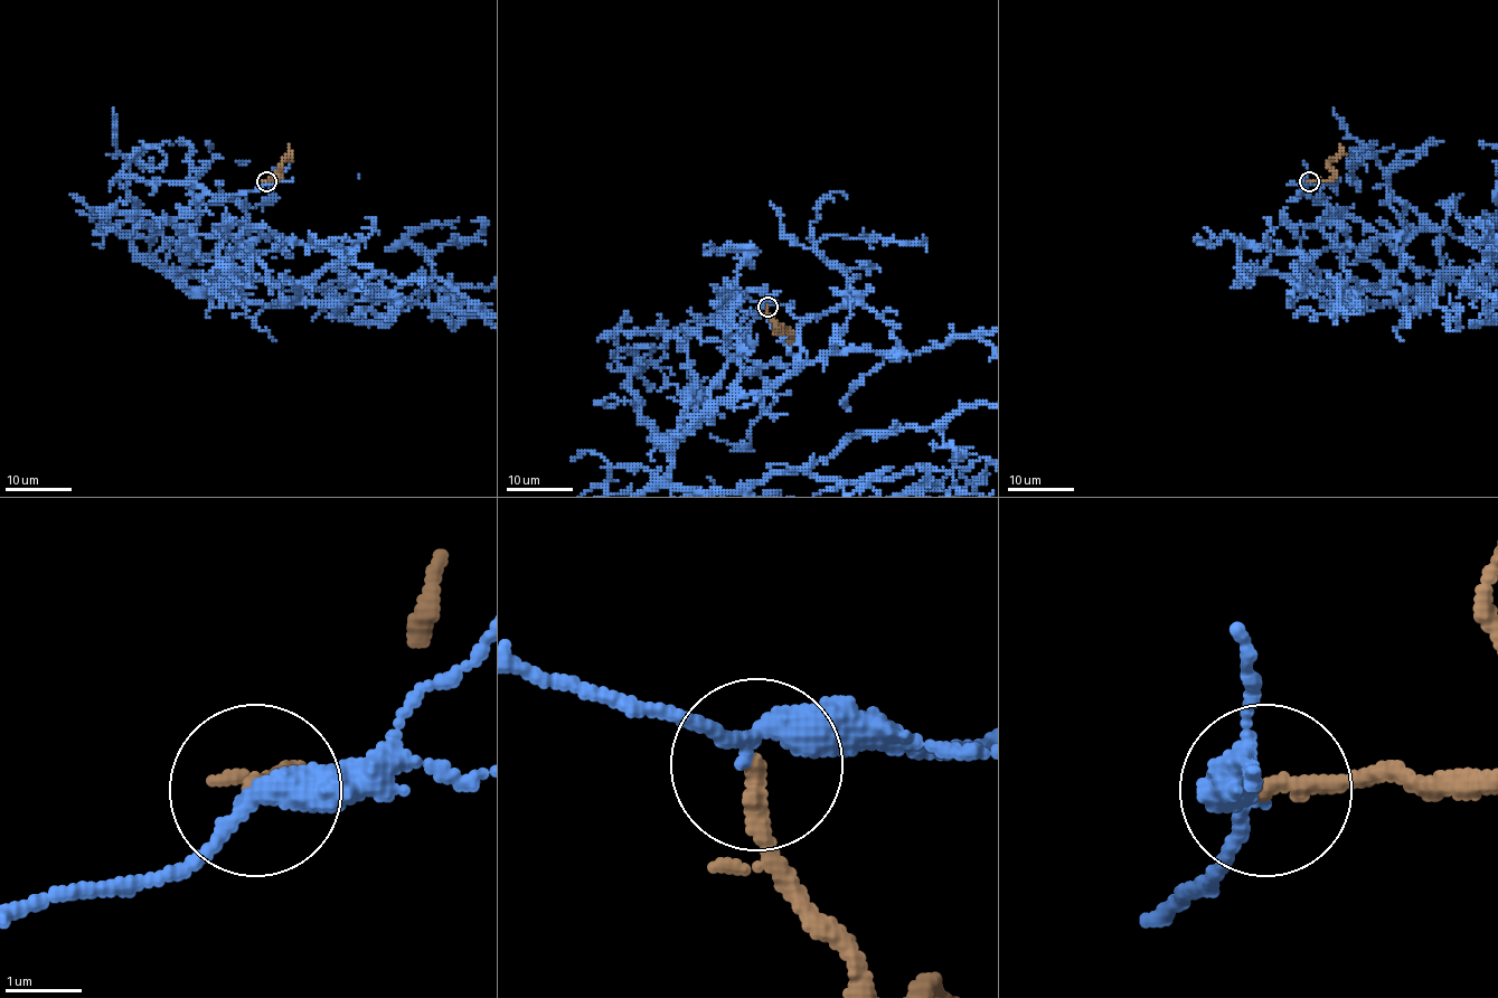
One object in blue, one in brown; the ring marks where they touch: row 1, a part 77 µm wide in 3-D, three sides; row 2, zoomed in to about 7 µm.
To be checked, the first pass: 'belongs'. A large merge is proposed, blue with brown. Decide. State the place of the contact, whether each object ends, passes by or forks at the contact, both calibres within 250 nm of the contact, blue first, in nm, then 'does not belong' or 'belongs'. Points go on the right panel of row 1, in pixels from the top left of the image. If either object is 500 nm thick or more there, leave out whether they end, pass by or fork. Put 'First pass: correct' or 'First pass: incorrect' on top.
First pass: incorrect
at (1309, 181); blue passes by; brown ends there; 240 nm thick on the blue side, 240 nm on the other; does not belong

